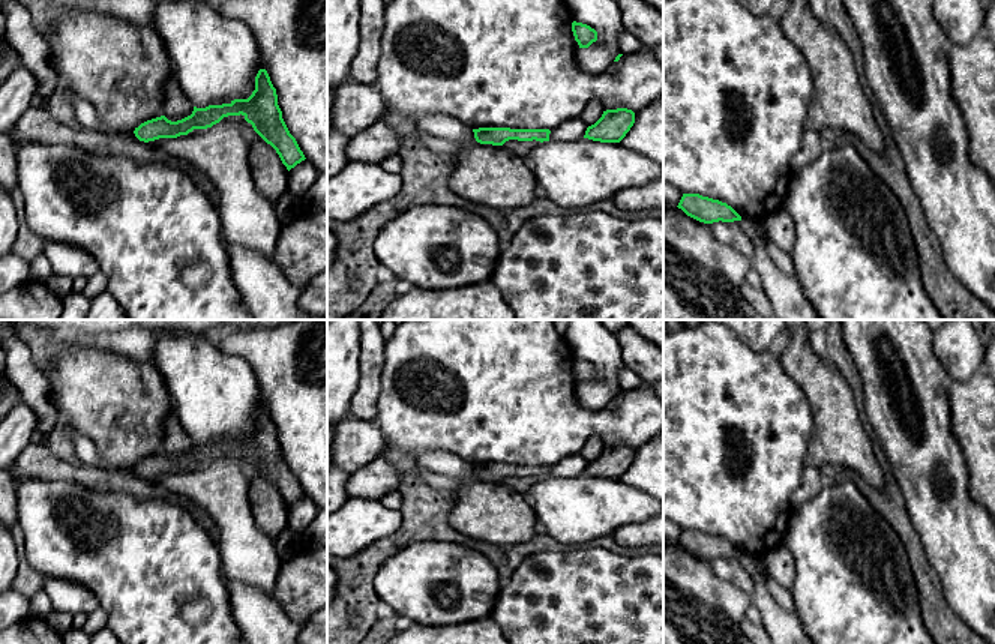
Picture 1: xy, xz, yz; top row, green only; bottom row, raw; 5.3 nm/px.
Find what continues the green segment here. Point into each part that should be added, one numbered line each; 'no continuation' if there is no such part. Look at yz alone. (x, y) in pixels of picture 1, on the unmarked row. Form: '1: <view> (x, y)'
no continuation

